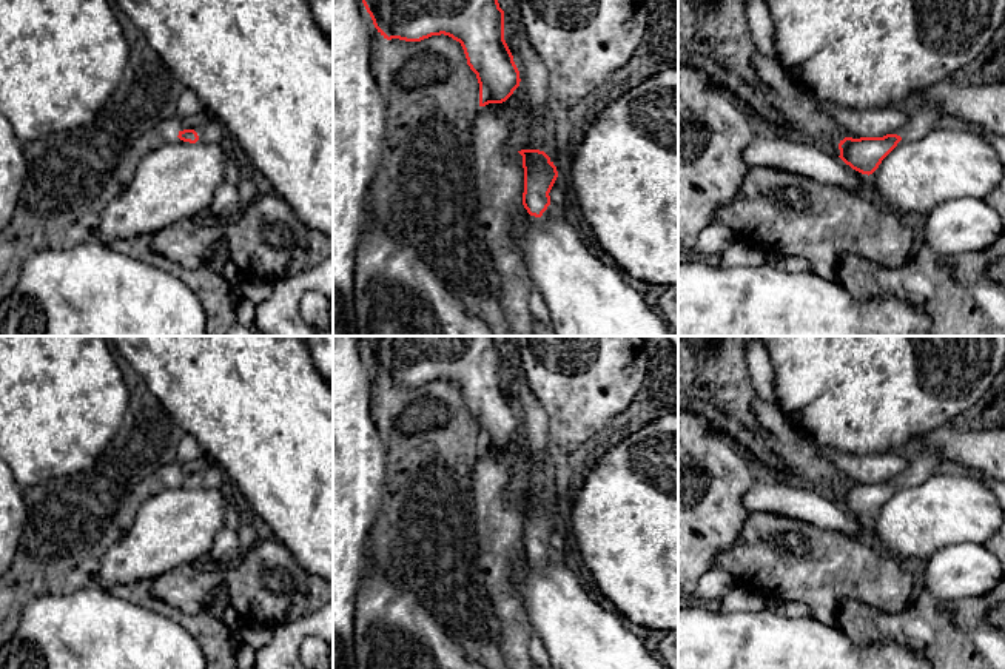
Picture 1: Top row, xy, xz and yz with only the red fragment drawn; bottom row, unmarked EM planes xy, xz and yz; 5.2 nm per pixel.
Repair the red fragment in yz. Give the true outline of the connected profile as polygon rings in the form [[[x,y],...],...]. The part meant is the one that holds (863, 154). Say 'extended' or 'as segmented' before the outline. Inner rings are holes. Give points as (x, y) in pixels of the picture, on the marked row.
extended | [[[934,103],[919,106],[908,116],[908,125],[897,134],[886,134],[883,137],[845,137],[839,143],[840,159],[852,170],[862,174],[872,174],[882,160],[897,146],[899,142],[906,140],[909,136],[923,137],[936,128],[936,123],[945,117]]]

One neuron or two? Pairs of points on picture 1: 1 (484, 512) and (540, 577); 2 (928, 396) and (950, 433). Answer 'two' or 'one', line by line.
1: two
2: two

